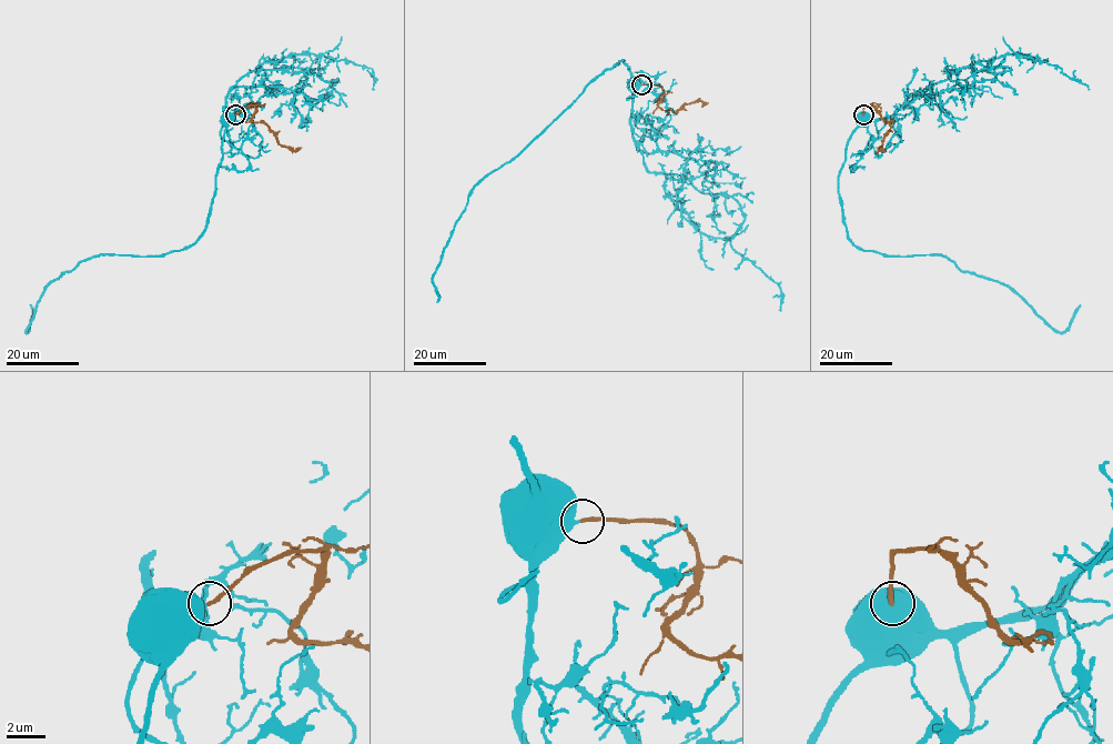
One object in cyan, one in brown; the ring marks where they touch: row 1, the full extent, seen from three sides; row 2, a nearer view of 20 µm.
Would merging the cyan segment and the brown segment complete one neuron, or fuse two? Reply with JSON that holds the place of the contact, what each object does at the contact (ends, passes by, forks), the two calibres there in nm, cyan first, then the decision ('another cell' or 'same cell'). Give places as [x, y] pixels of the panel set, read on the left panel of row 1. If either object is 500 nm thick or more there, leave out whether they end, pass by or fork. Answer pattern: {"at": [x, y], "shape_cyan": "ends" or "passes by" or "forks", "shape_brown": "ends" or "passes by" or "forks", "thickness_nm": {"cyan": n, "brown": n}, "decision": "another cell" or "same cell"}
{"at": [235, 114], "thickness_nm": {"cyan": 600, "brown": 190}, "decision": "same cell"}

